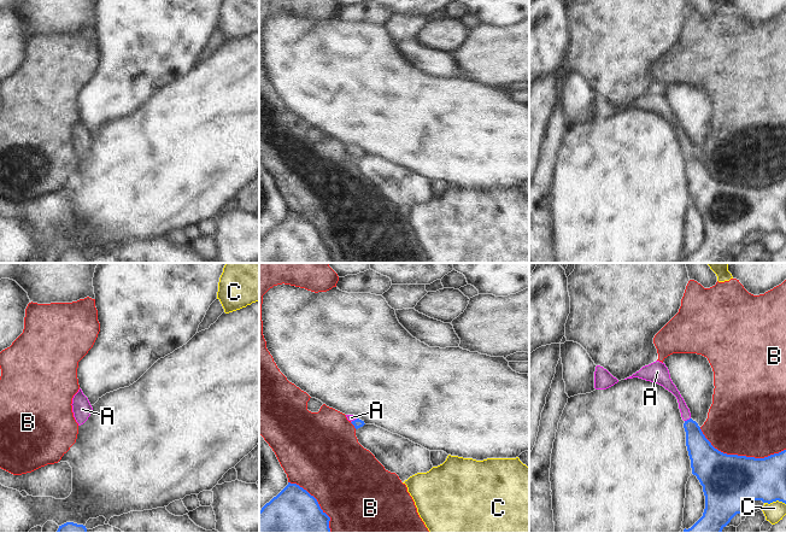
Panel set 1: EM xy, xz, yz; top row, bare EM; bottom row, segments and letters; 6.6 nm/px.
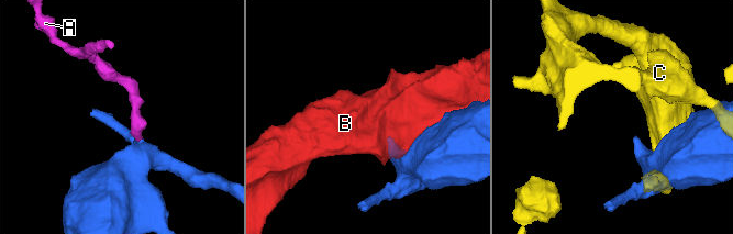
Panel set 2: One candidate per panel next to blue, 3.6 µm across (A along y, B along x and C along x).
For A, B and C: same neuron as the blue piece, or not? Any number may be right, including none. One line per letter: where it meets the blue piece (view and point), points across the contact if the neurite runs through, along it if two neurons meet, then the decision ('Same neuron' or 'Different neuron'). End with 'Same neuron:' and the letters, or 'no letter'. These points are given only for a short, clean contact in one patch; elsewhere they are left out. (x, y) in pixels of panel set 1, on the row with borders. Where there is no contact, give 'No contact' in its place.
A: Touches blue at yz (687, 420). Path across: yz (702, 454), (687, 420), (685, 411). Same neuron
B: Touches blue at yz (740, 456). Different neuron
C: Touches blue at yz (775, 501). Different neuron
Same neuron: A

